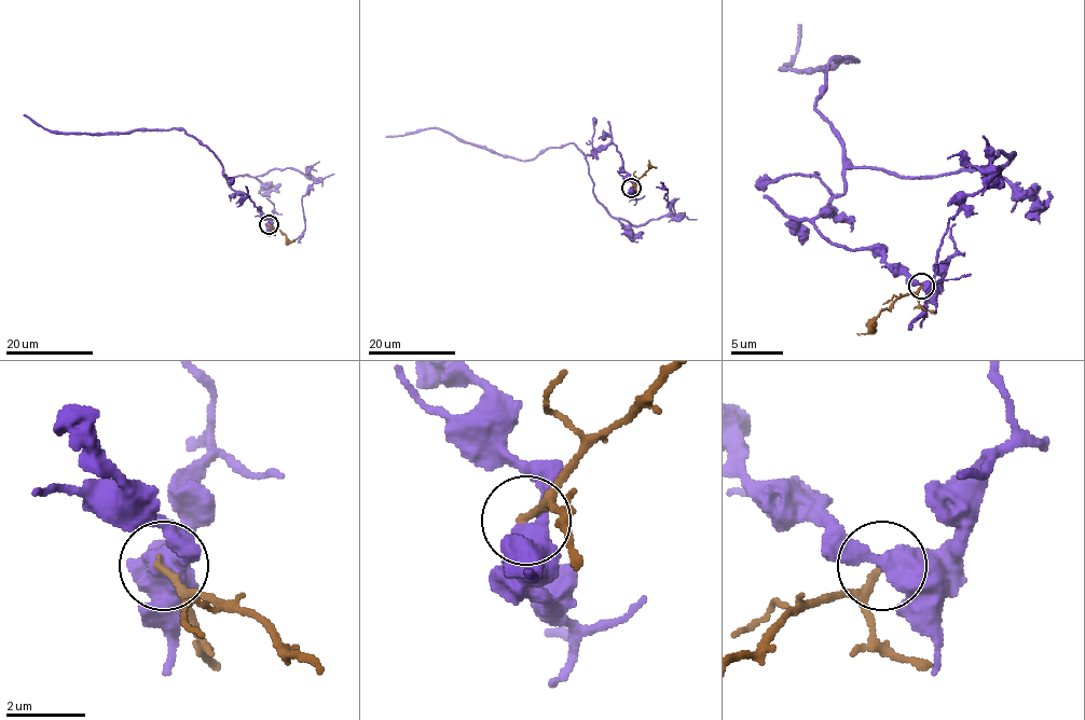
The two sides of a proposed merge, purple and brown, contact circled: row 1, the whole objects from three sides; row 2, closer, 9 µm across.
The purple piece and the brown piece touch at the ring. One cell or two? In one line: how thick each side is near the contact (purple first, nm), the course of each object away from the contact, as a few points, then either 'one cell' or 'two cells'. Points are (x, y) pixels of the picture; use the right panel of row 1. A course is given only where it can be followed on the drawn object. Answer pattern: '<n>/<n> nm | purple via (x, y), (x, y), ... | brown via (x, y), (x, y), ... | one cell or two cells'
550/200 nm | purple via (921, 285), (814, 223), (843, 192), (843, 140), (818, 109), (825, 70), (856, 60), (781, 68), (801, 24) | brown via (921, 285), (879, 314), (864, 334), (856, 334) | two cells

